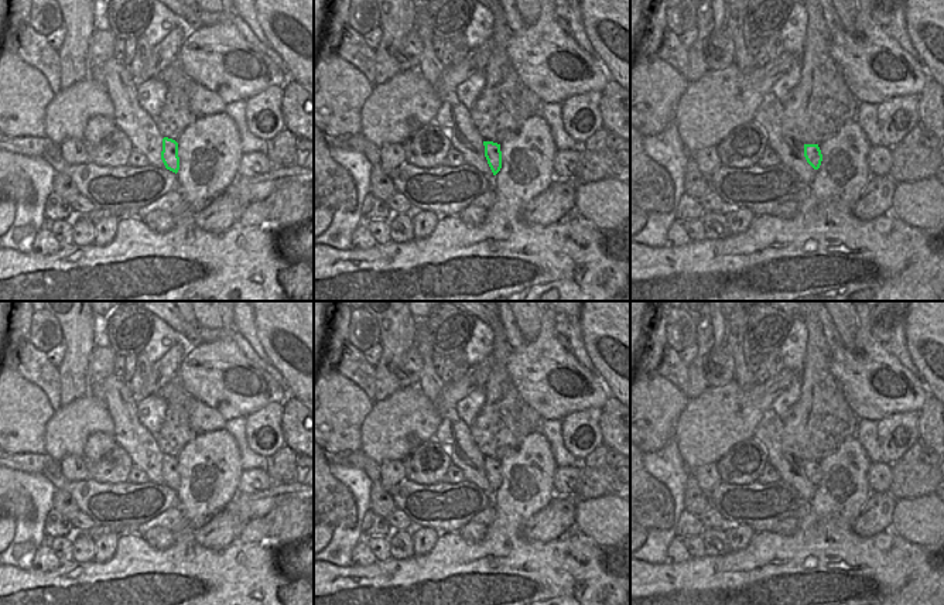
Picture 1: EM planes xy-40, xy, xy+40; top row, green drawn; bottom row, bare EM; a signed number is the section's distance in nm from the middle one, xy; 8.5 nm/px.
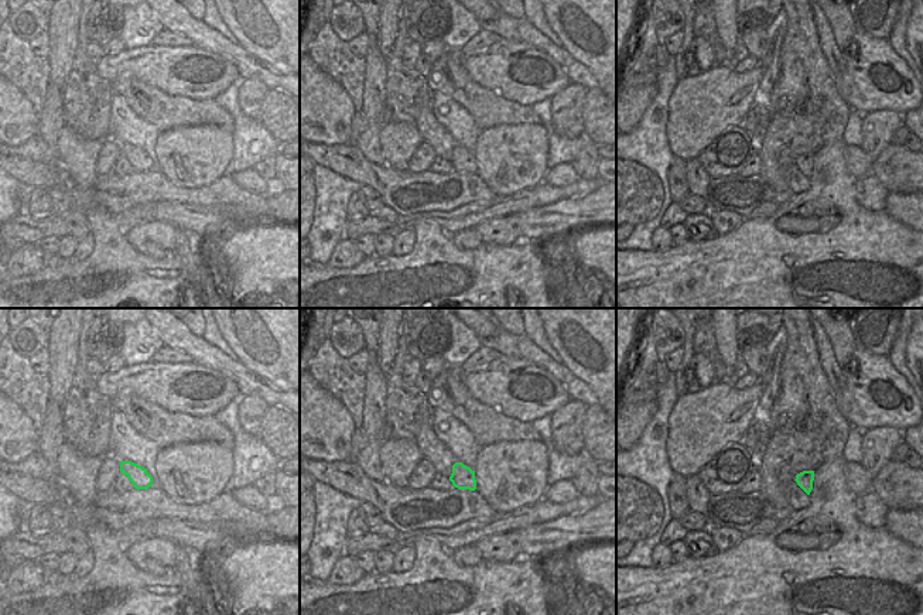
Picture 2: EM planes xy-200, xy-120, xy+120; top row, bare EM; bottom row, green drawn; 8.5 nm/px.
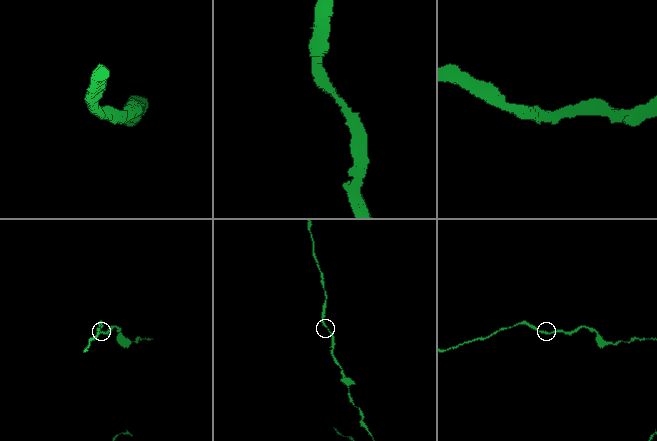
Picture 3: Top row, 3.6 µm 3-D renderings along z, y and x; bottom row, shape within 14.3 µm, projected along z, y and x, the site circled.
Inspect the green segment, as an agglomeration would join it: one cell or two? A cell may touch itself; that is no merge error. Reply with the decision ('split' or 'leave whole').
leave whole

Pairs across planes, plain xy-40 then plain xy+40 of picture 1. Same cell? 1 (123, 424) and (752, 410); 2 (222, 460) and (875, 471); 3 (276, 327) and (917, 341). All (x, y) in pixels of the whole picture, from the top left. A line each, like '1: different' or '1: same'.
1: different
2: different
3: same

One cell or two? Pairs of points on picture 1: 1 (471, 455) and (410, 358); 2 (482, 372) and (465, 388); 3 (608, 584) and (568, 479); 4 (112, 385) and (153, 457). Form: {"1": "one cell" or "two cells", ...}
{"1": "two cells", "2": "one cell", "3": "two cells", "4": "one cell"}

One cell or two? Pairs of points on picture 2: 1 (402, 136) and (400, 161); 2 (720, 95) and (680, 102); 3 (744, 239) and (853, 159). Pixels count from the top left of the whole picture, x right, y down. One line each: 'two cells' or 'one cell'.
1: one cell
2: one cell
3: two cells

